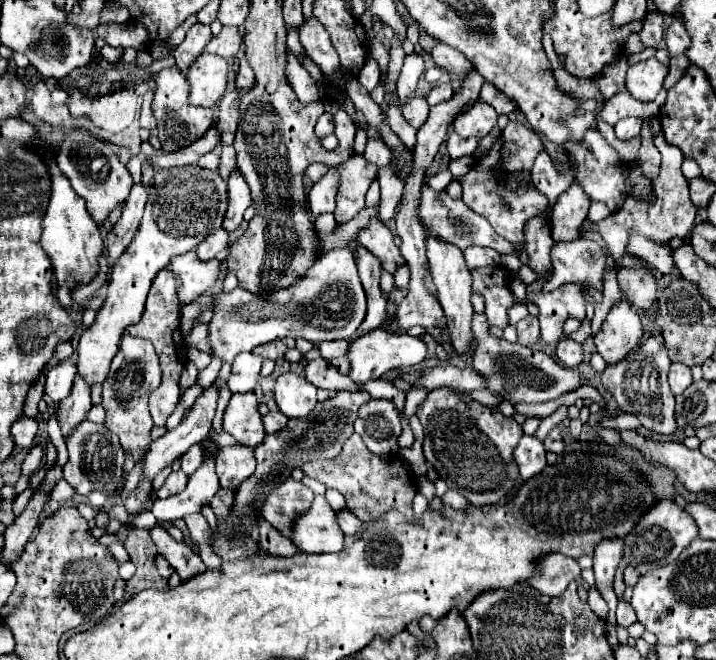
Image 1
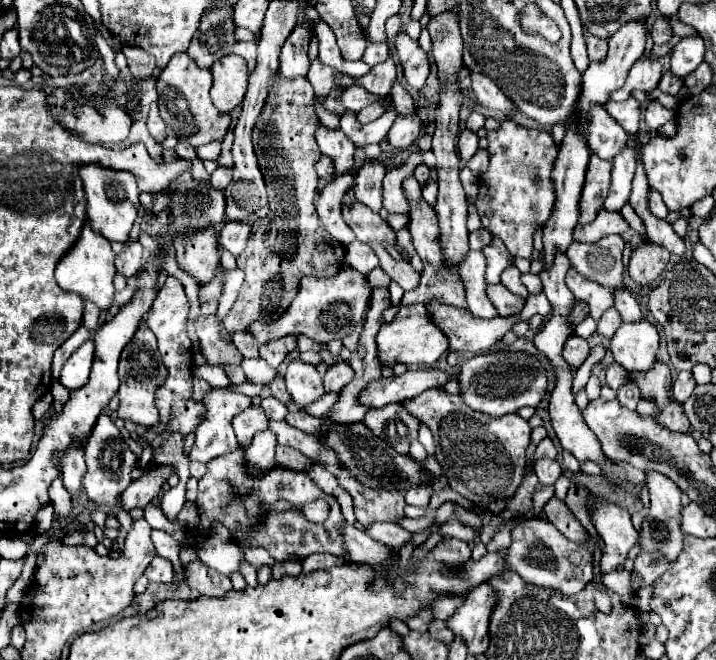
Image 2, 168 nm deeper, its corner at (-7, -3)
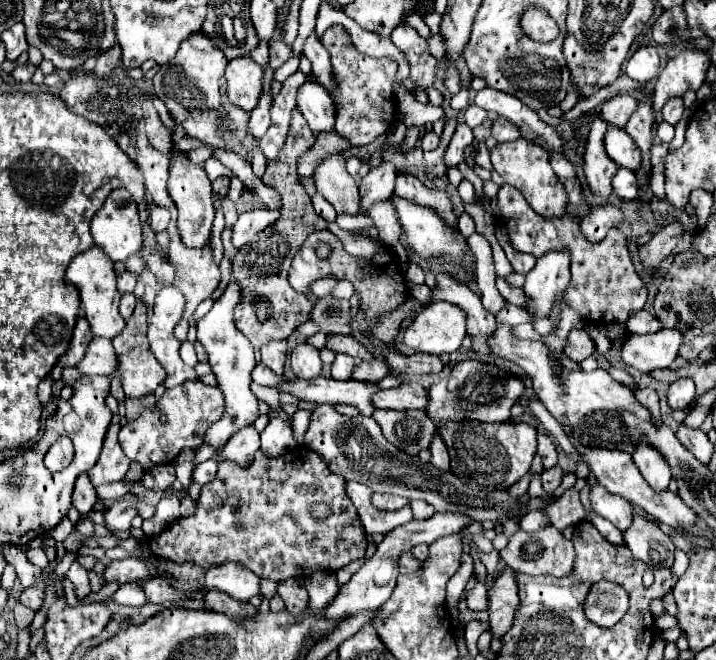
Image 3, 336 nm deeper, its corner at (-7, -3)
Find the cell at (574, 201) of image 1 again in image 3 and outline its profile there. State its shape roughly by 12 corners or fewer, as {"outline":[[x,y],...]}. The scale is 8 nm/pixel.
{"outline":[[594,120],[584,152],[588,190],[612,194],[618,166],[606,156],[602,136],[608,124]]}

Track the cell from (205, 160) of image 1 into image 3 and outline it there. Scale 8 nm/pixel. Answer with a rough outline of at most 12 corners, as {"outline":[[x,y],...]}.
{"outline":[[208,158],[204,170],[210,180],[232,174],[224,164]]}

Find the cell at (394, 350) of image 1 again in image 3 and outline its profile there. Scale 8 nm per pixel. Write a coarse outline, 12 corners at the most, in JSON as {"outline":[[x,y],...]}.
{"outline":[[436,302],[404,328],[414,352],[452,354],[466,334],[466,314]]}

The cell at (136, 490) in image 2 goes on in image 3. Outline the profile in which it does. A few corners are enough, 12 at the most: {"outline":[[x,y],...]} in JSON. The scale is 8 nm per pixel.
{"outline":[[120,498],[106,512],[106,528],[128,530],[138,506]]}

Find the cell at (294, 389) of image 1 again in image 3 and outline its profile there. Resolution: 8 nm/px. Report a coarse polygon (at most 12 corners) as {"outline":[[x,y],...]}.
{"outline":[[302,342],[290,354],[292,372],[312,380],[322,362],[314,346]]}

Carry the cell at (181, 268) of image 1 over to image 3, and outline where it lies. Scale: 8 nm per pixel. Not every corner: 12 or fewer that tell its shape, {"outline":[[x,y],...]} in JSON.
{"outline":[[182,152],[170,158],[168,194],[188,248],[210,242],[212,186]]}

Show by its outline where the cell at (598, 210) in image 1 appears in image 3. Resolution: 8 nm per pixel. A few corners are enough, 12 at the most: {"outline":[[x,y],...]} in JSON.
{"outline":[[618,168],[612,178],[614,194],[624,200],[638,196],[636,176]]}

